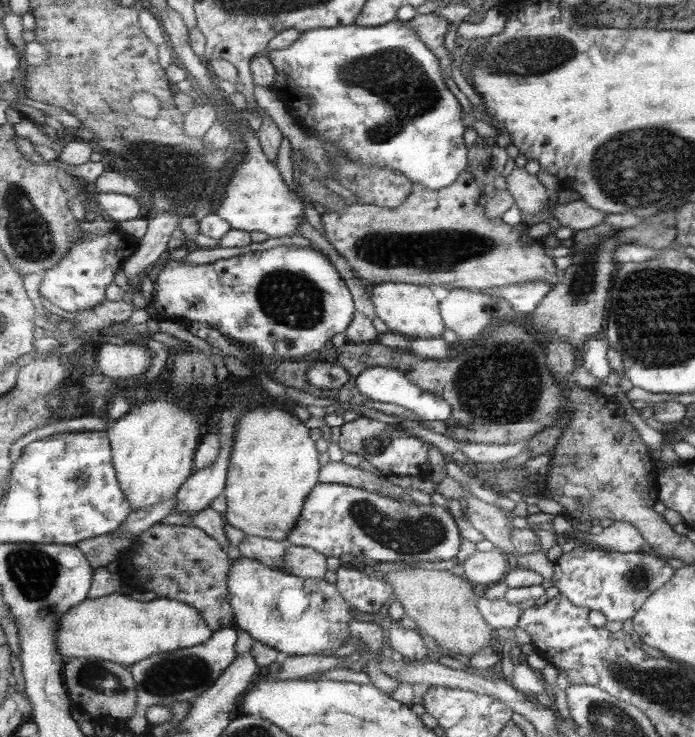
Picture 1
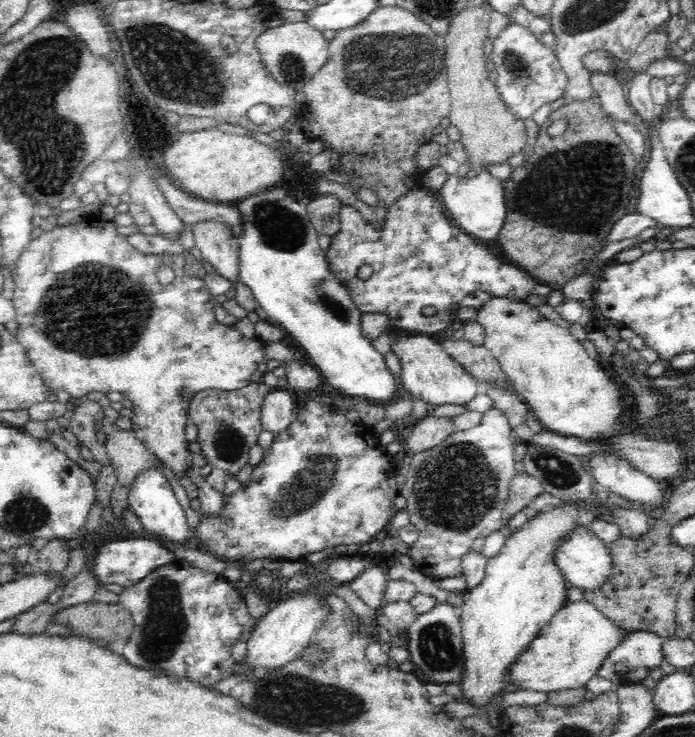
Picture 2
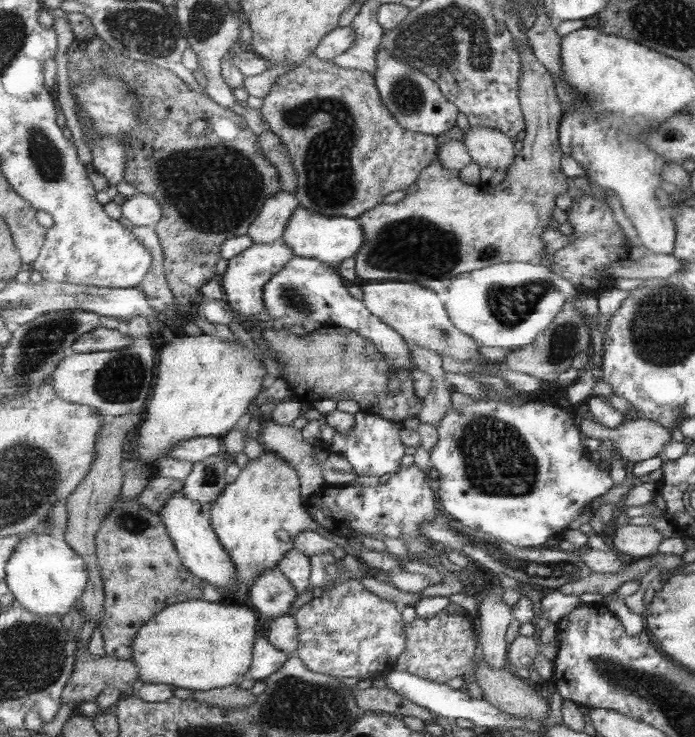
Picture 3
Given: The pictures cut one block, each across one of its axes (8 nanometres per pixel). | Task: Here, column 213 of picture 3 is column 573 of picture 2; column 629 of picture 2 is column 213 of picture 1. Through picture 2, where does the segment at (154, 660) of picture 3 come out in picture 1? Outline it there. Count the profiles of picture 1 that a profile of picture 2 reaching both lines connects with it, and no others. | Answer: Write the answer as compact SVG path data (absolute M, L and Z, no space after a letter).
M125 594L105 598L89 598L83 606L67 612L61 620L59 648L65 658L103 658L127 668L145 662L157 654L167 654L183 648L205 646L213 640L215 630L209 626L201 610L187 602L157 598L153 602L133 600Z

